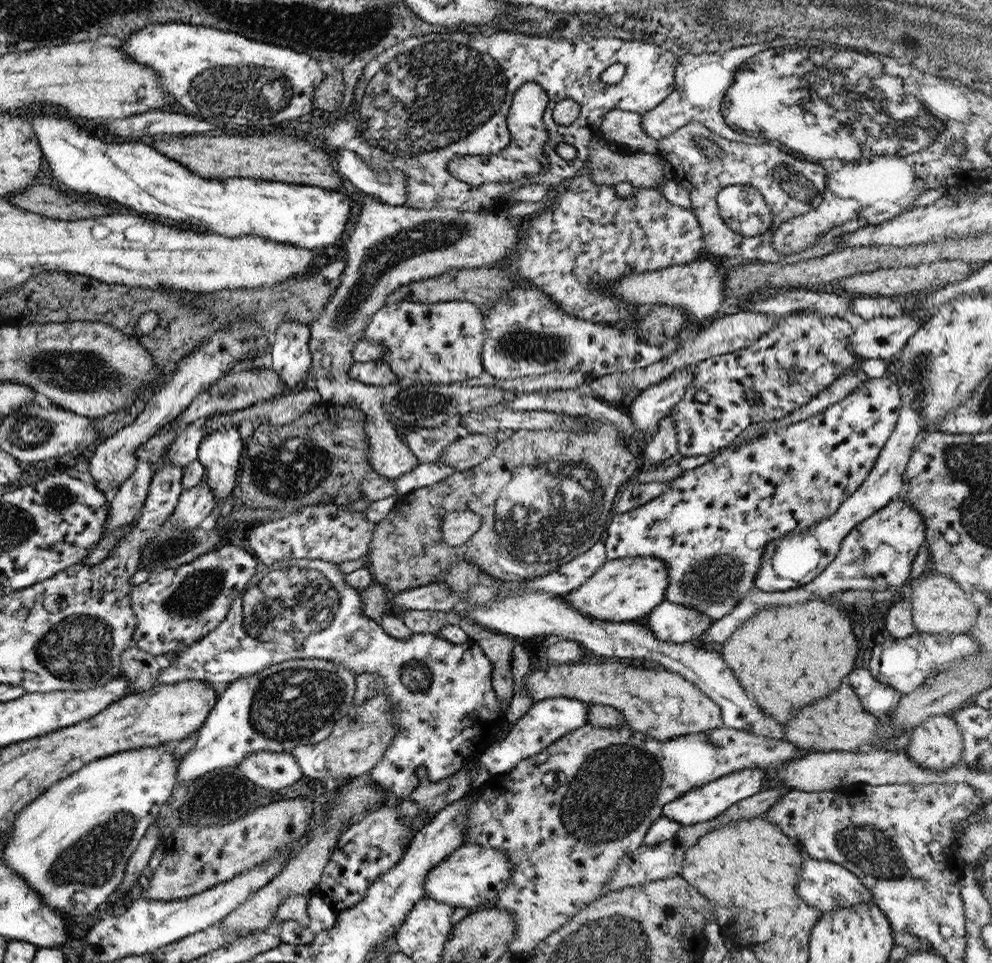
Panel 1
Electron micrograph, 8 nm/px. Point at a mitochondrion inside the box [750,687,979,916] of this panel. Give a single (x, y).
(868, 846)

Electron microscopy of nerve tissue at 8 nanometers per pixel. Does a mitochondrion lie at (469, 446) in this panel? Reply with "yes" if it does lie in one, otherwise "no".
no

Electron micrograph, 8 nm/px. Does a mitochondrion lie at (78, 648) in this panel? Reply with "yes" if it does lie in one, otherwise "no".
yes

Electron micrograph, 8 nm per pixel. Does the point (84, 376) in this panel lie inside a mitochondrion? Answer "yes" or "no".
yes

